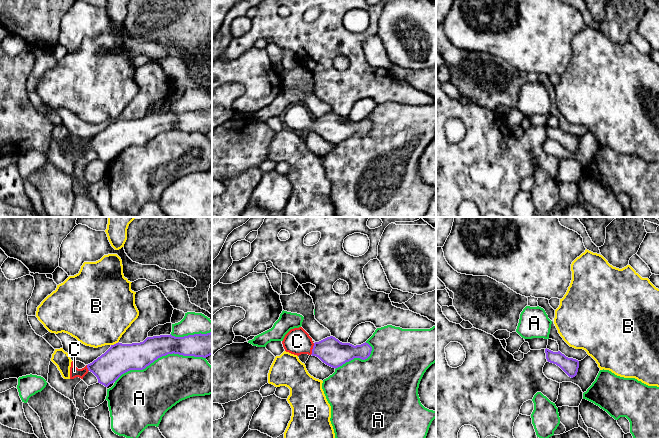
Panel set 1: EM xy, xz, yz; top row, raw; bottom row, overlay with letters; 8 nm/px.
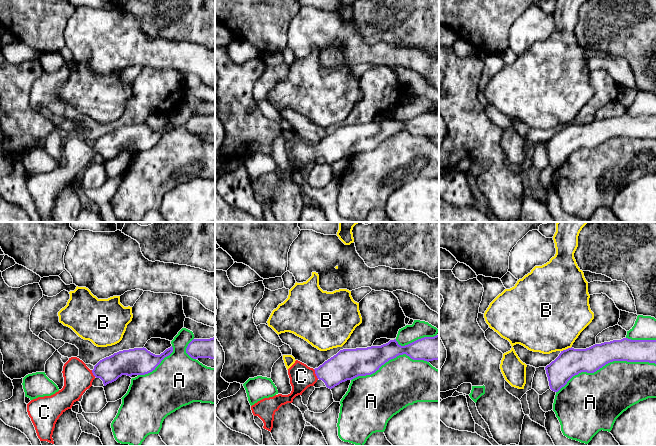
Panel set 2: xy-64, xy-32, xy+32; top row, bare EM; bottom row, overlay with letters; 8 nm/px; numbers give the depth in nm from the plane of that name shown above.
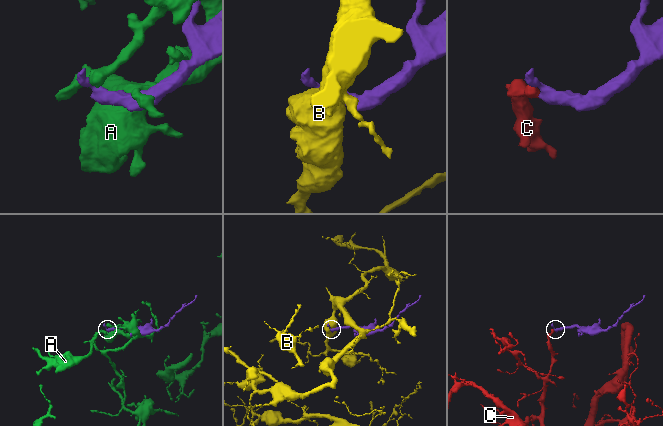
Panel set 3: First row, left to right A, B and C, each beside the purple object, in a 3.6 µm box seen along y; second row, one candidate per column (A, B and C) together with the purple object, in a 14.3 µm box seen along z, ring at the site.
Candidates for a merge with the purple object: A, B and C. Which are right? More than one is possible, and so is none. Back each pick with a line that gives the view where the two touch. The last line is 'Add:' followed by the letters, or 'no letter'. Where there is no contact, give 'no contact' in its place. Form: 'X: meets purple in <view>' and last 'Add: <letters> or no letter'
C: meets purple in xz
Add: C

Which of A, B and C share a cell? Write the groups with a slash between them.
A / B / C

